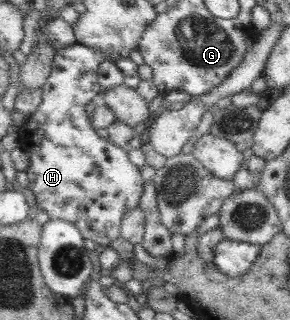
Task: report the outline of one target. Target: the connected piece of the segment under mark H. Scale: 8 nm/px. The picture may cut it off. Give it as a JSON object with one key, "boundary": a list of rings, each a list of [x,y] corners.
{"boundary":[[[73,44],[68,48],[58,50],[57,55],[54,59],[54,64],[50,73],[50,77],[47,83],[42,87],[44,97],[40,108],[36,112],[29,114],[27,121],[17,131],[20,138],[20,146],[22,151],[28,155],[30,165],[25,169],[28,175],[28,189],[31,190],[35,195],[38,203],[47,210],[51,220],[65,220],[73,222],[84,234],[85,239],[91,239],[97,244],[107,246],[121,238],[121,224],[125,215],[128,211],[137,209],[141,203],[144,195],[144,184],[146,183],[145,178],[142,176],[141,170],[130,160],[128,149],[124,149],[115,145],[112,141],[99,137],[97,131],[95,131],[94,123],[92,119],[87,117],[87,105],[91,102],[95,102],[100,97],[101,85],[97,83],[99,79],[99,71],[101,69],[101,63],[105,63],[108,60],[108,55],[105,52],[100,52],[100,49],[92,48],[88,45]]]}

